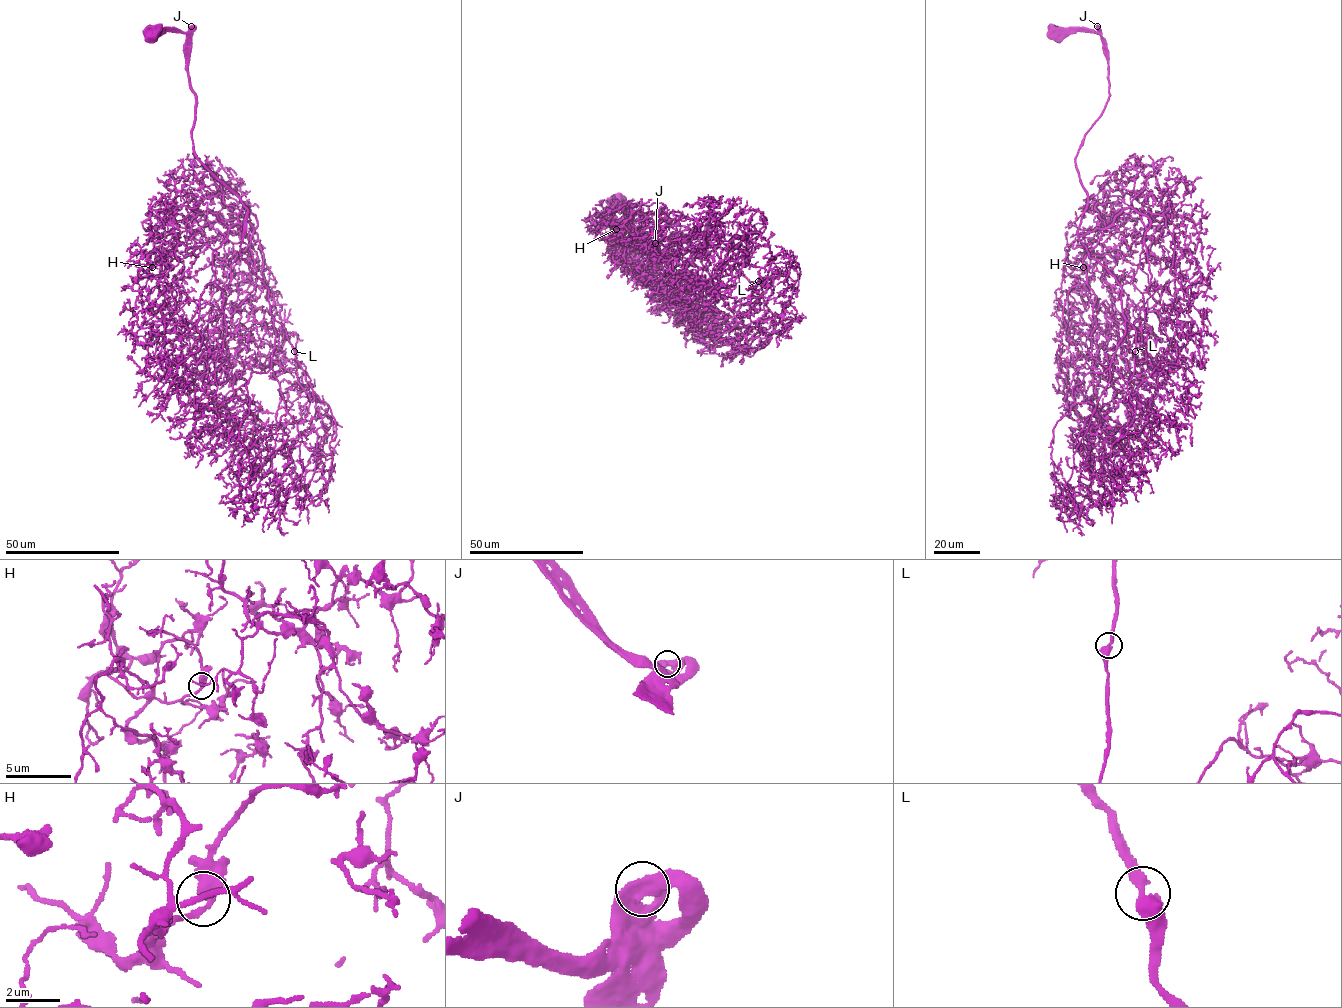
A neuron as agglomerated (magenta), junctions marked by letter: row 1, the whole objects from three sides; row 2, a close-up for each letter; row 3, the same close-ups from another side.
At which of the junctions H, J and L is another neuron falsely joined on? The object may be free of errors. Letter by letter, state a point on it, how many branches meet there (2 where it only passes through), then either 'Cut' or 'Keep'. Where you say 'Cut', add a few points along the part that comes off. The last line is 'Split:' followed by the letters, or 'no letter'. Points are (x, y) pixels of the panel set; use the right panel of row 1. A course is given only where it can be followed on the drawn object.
H: Place: (1083, 267). Branches: 2. Keep
J: Place: (1097, 26). Branches: 2. Keep
L: Place: (1135, 351). Branches: 2. Keep
Split: no letter

